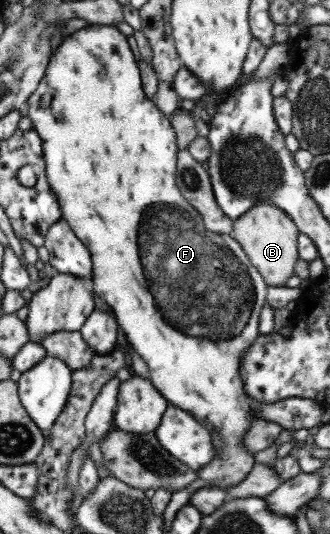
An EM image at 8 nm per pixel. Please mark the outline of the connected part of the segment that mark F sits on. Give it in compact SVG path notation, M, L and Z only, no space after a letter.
M86 24L79 30L65 36L55 48L55 52L50 55L43 77L26 99L26 117L31 121L31 130L41 139L43 162L45 162L44 174L47 185L59 204L61 219L69 225L75 237L89 251L92 291L99 298L103 298L103 302L110 308L116 320L116 325L123 331L127 344L145 361L150 375L150 383L155 387L155 390L159 391L168 404L189 413L197 422L203 420L206 422L203 426L209 431L213 432L213 429L218 432L222 442L221 451L217 453L214 449L211 462L201 466L195 473L197 473L197 478L212 482L214 488L227 490L227 487L239 483L249 473L254 463L253 453L247 452L245 446L241 444L241 437L249 429L251 419L255 419L255 414L253 414L254 401L245 394L241 380L239 380L239 357L241 357L241 351L245 350L259 336L256 332L257 323L259 323L259 313L266 303L267 286L257 269L247 260L240 244L231 235L218 234L219 242L223 242L223 244L209 246L209 238L211 238L209 234L213 233L205 230L199 213L181 197L175 187L174 172L176 171L178 148L169 117L159 112L154 101L146 98L140 76L135 56L127 45L125 35L112 25Z

